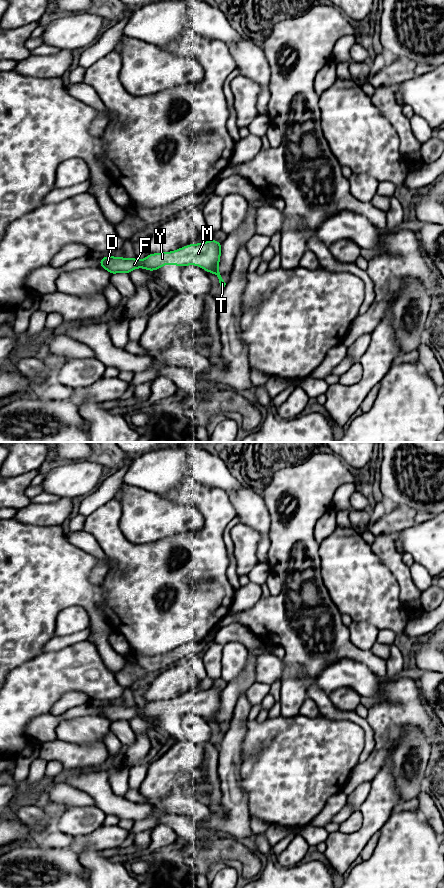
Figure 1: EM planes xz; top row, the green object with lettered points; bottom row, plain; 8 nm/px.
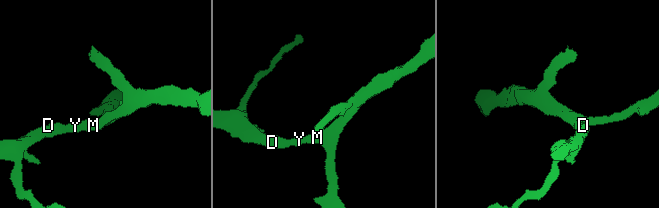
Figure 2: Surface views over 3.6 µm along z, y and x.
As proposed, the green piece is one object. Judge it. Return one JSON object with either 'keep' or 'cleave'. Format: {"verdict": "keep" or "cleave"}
{"verdict": "keep"}

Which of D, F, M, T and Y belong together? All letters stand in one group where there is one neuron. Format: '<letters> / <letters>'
D F M T Y

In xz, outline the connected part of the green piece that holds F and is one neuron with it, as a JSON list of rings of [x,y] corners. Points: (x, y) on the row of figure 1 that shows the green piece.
[[[211,239],[203,243],[189,244],[171,252],[148,254],[144,260],[106,256],[98,259],[101,264],[99,268],[106,269],[113,275],[121,272],[129,274],[137,268],[156,271],[160,267],[168,264],[180,267],[195,265],[201,267],[206,272],[216,275],[223,289],[226,283],[219,272],[221,243],[222,242]]]

